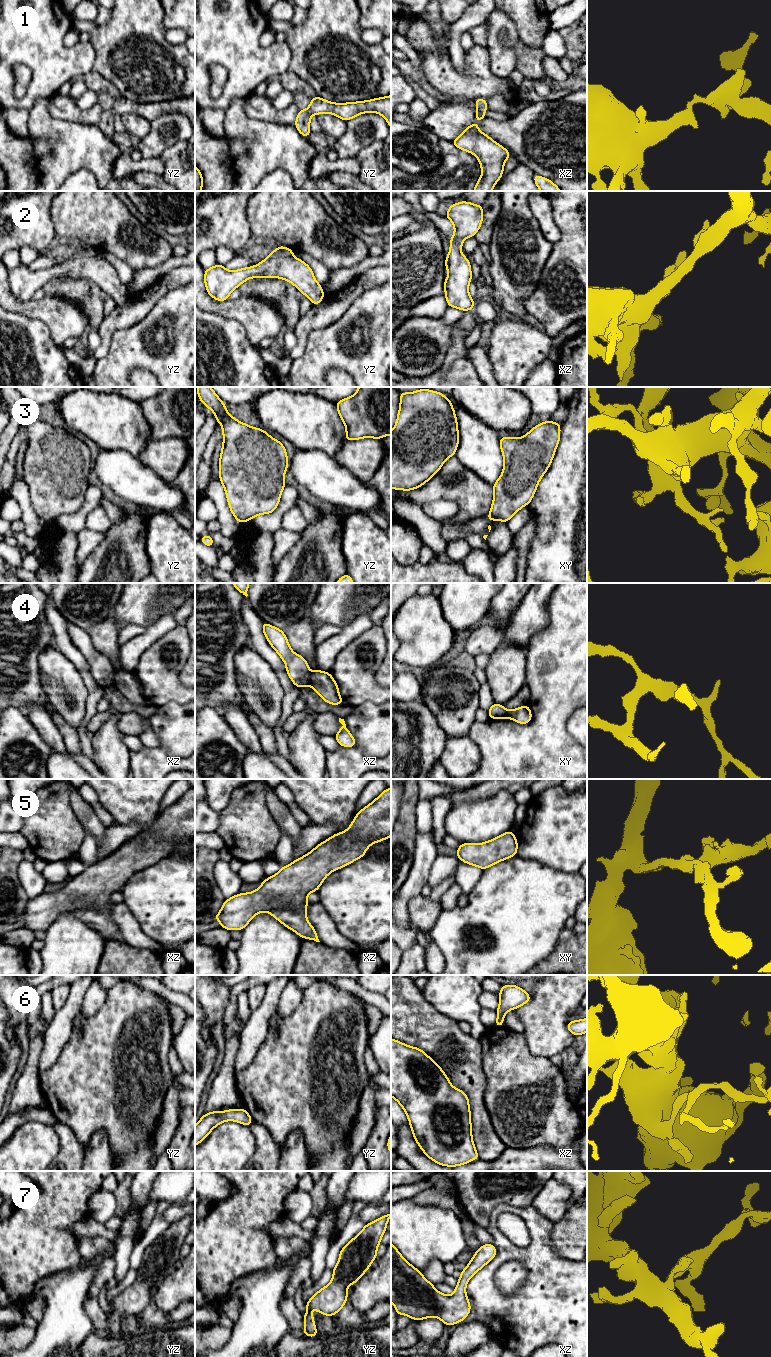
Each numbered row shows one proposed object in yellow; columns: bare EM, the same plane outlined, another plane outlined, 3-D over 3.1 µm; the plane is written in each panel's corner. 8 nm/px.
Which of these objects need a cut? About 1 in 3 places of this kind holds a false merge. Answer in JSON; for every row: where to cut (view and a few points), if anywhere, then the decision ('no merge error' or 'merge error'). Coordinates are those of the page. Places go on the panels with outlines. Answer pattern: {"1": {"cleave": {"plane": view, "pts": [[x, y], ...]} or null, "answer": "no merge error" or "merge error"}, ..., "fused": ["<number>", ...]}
{"1": {"cleave": null, "answer": "no merge error"}, "2": {"cleave": null, "answer": "no merge error"}, "3": {"cleave": null, "answer": "no merge error"}, "4": {"cleave": {"plane": "xz", "pts": [[311, 673], [309, 684]]}, "answer": "merge error"}, "5": {"cleave": null, "answer": "no merge error"}, "6": {"cleave": null, "answer": "no merge error"}, "7": {"cleave": null, "answer": "no merge error"}, "fused": ["4"]}

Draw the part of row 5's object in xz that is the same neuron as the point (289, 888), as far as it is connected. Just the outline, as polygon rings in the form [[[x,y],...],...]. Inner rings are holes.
[[[386,788],[373,802],[360,810],[349,828],[332,835],[318,844],[312,851],[294,860],[271,877],[267,877],[260,887],[250,893],[239,893],[225,899],[220,912],[213,921],[219,920],[220,927],[243,930],[253,917],[260,912],[268,912],[285,927],[299,937],[320,942],[314,927],[307,920],[307,895],[317,892],[324,879],[333,871],[343,868],[353,861],[363,858],[368,847],[391,836],[391,788]]]

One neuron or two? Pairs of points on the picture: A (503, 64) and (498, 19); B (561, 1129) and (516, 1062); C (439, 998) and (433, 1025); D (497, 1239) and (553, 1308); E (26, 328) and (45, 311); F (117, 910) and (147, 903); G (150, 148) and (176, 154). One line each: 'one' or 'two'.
A: one
B: one
C: two
D: one
E: two
F: two
G: two

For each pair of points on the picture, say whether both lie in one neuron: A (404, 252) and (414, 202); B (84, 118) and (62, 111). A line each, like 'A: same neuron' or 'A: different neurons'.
A: same neuron
B: same neuron

